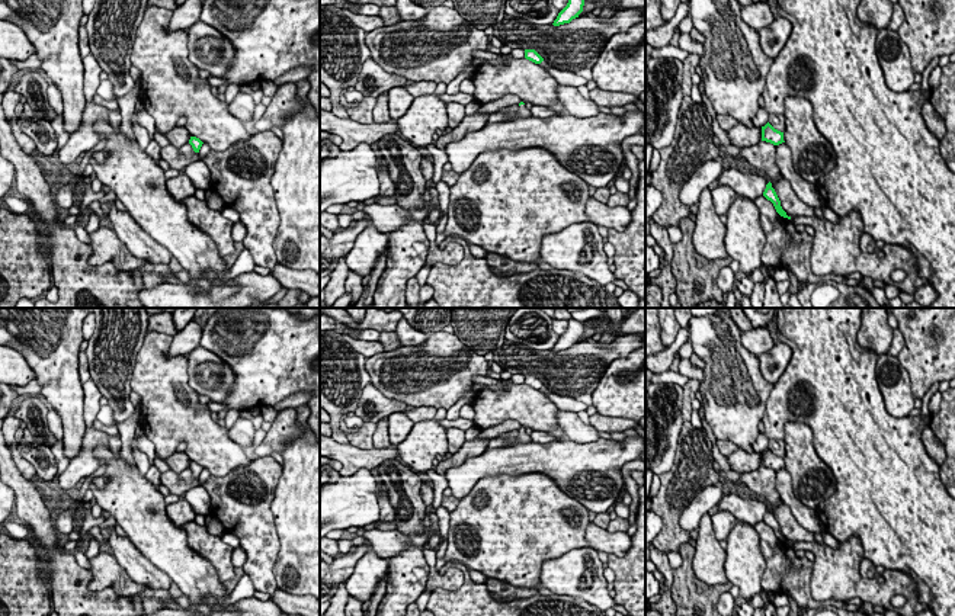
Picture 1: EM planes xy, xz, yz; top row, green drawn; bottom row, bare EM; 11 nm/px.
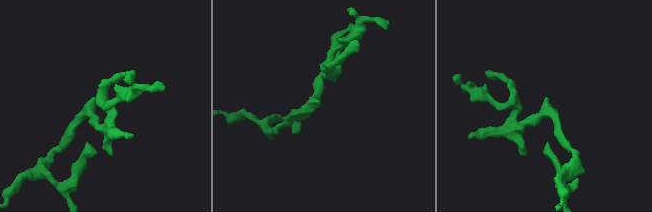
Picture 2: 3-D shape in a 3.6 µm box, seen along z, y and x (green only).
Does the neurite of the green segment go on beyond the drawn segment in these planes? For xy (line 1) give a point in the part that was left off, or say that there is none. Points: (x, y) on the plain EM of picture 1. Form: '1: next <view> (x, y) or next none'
1: next none

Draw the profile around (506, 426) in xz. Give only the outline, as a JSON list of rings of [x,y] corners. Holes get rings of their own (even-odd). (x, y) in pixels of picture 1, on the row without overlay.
[[[506,420],[501,424],[497,424],[494,427],[488,427],[485,430],[481,430],[481,433],[478,434],[480,439],[494,439],[499,437],[503,433],[509,433],[513,430],[519,430],[522,426],[519,421],[516,420]]]

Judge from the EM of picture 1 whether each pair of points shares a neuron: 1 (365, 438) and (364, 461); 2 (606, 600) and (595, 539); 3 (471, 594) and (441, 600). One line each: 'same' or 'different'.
1: different
2: different
3: same

